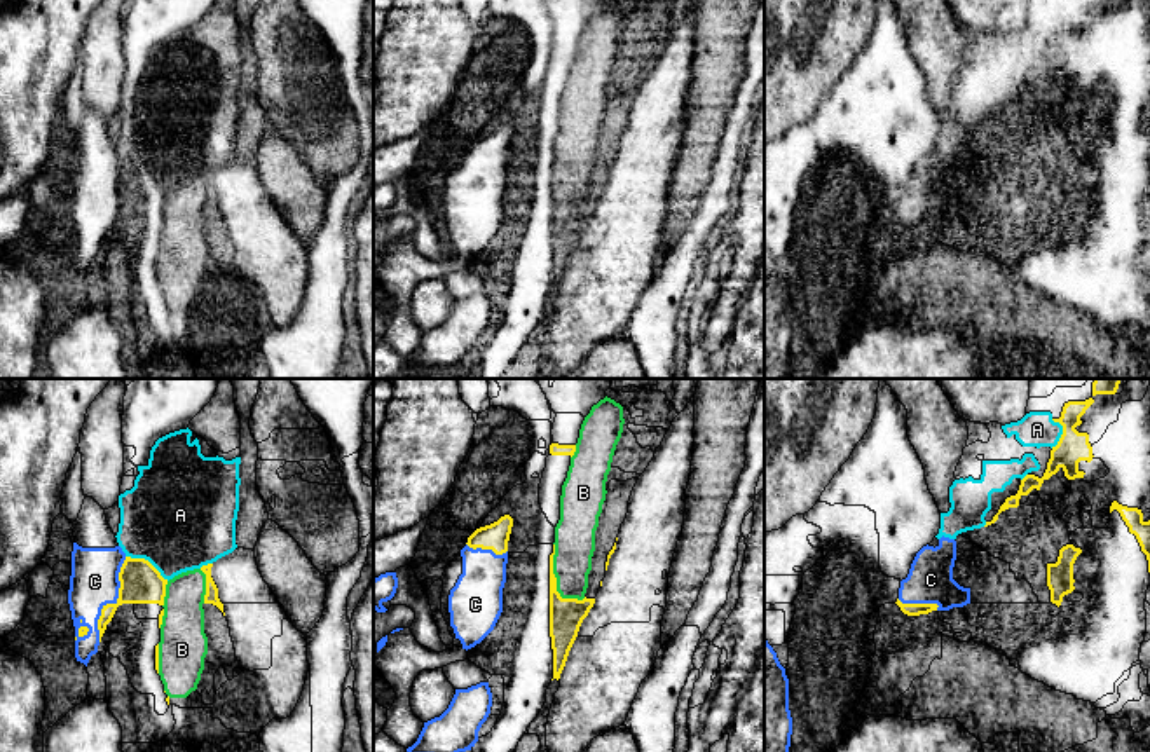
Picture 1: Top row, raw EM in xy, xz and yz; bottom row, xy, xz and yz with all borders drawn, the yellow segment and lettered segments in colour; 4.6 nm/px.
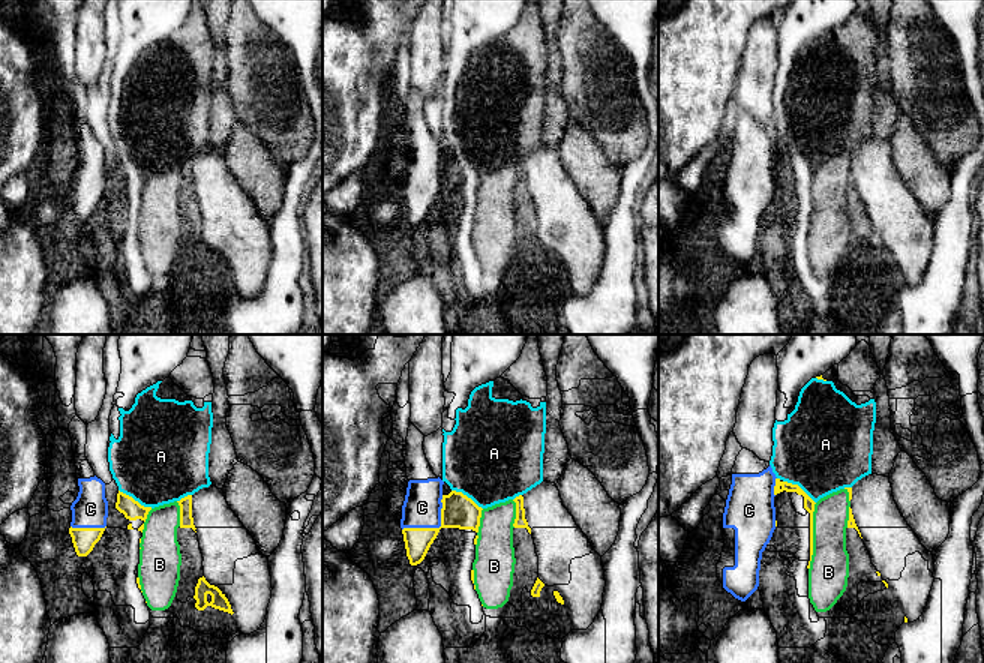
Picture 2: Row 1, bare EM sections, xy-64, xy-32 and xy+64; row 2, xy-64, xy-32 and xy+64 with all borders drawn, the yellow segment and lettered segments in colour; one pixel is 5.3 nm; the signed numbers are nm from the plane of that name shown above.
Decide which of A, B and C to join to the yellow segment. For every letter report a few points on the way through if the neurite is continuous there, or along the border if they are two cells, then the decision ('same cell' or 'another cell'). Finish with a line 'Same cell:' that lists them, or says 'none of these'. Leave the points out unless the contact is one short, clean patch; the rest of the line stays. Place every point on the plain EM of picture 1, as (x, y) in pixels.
A: another cell
B: same cell
C: another cell
Same cell: B

